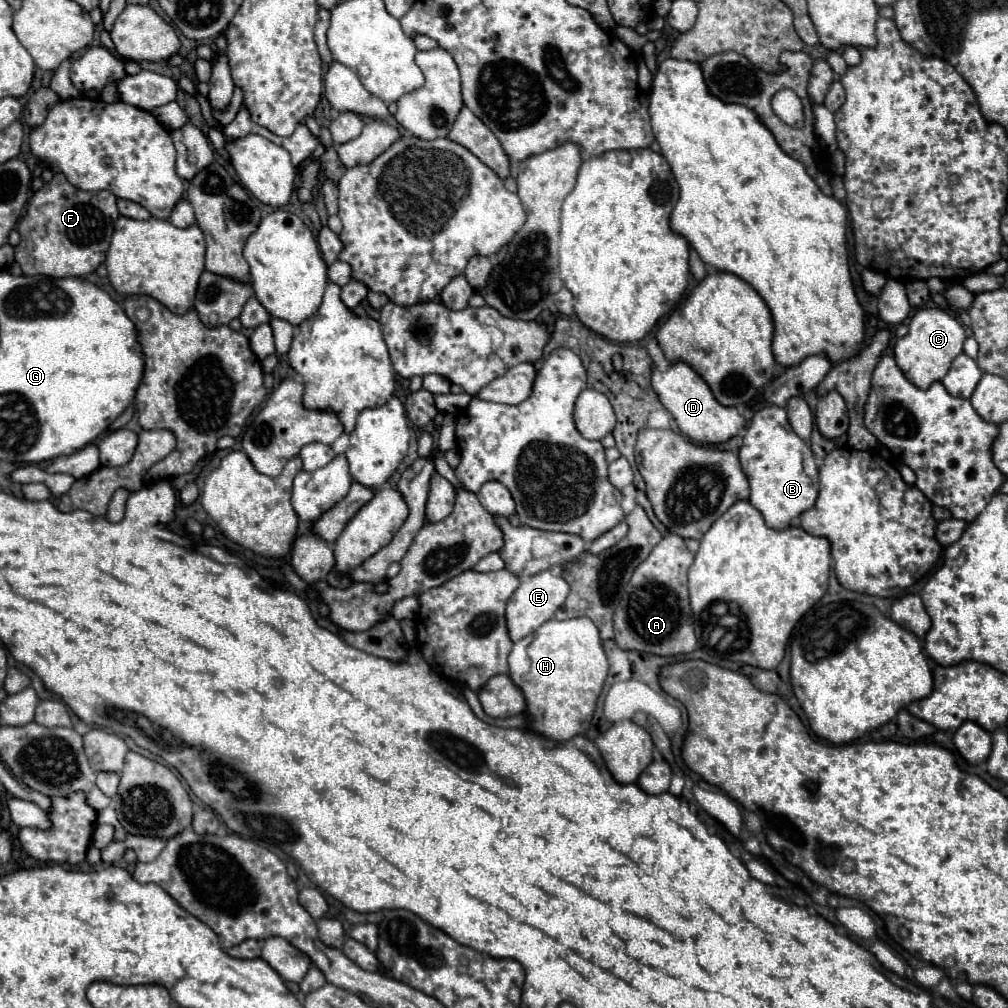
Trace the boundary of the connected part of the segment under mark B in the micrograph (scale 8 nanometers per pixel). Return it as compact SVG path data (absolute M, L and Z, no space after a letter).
M767 405L755 411L743 435L743 447L739 449L739 461L751 485L749 503L761 511L763 519L773 529L789 527L793 517L799 517L803 511L815 505L815 499L819 495L817 463L815 463L809 443L803 441L791 429L783 407Z

